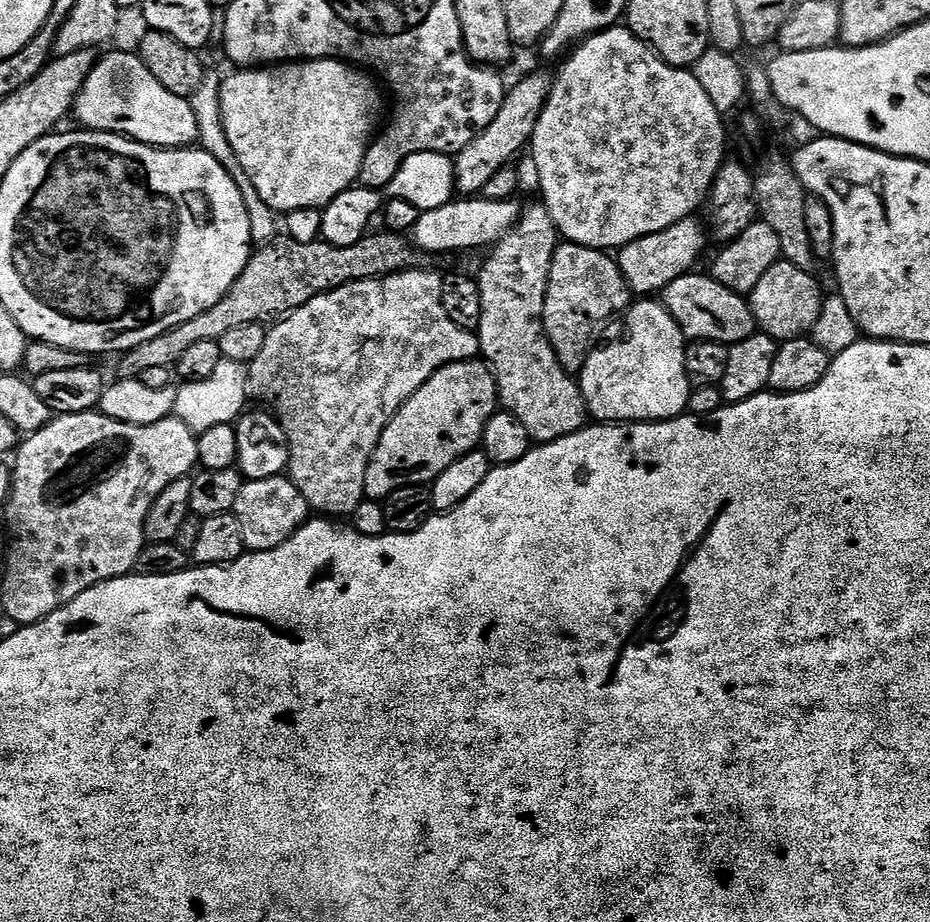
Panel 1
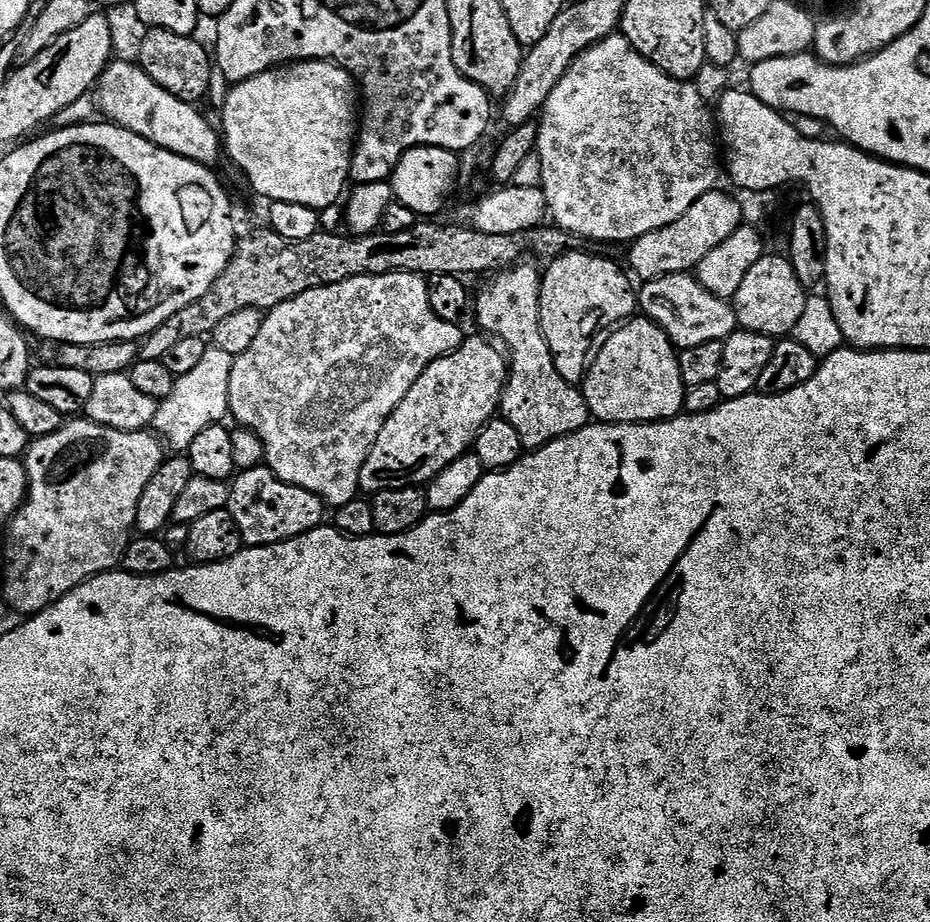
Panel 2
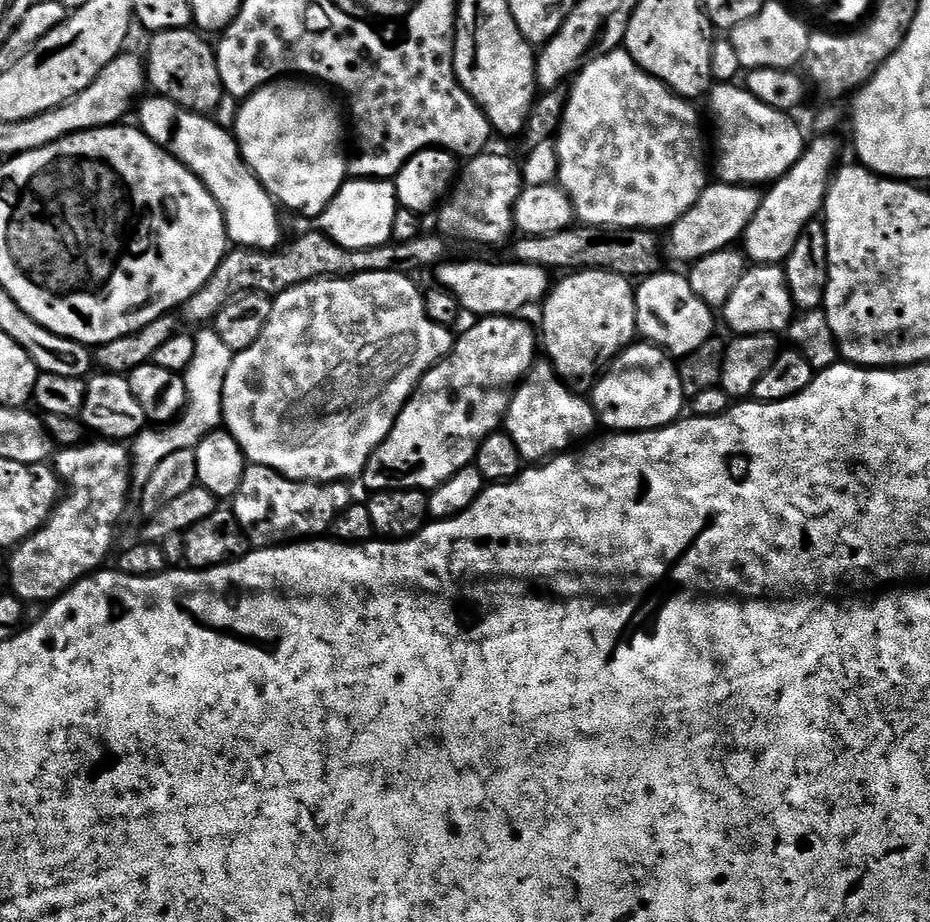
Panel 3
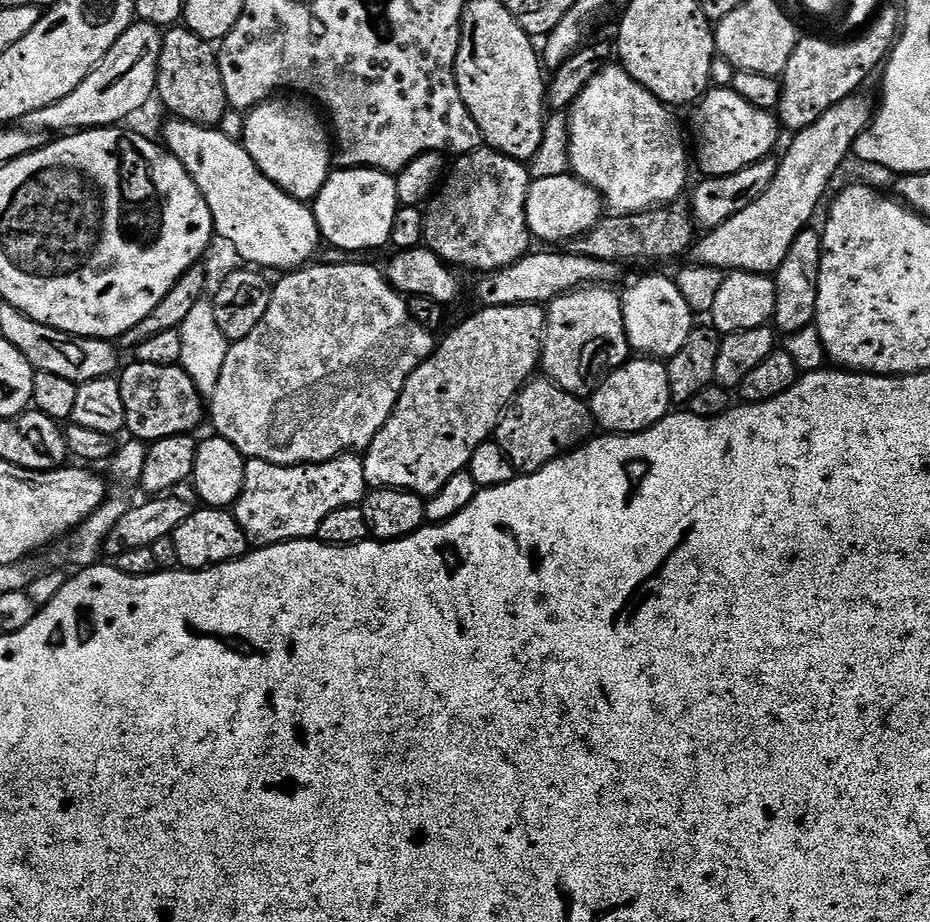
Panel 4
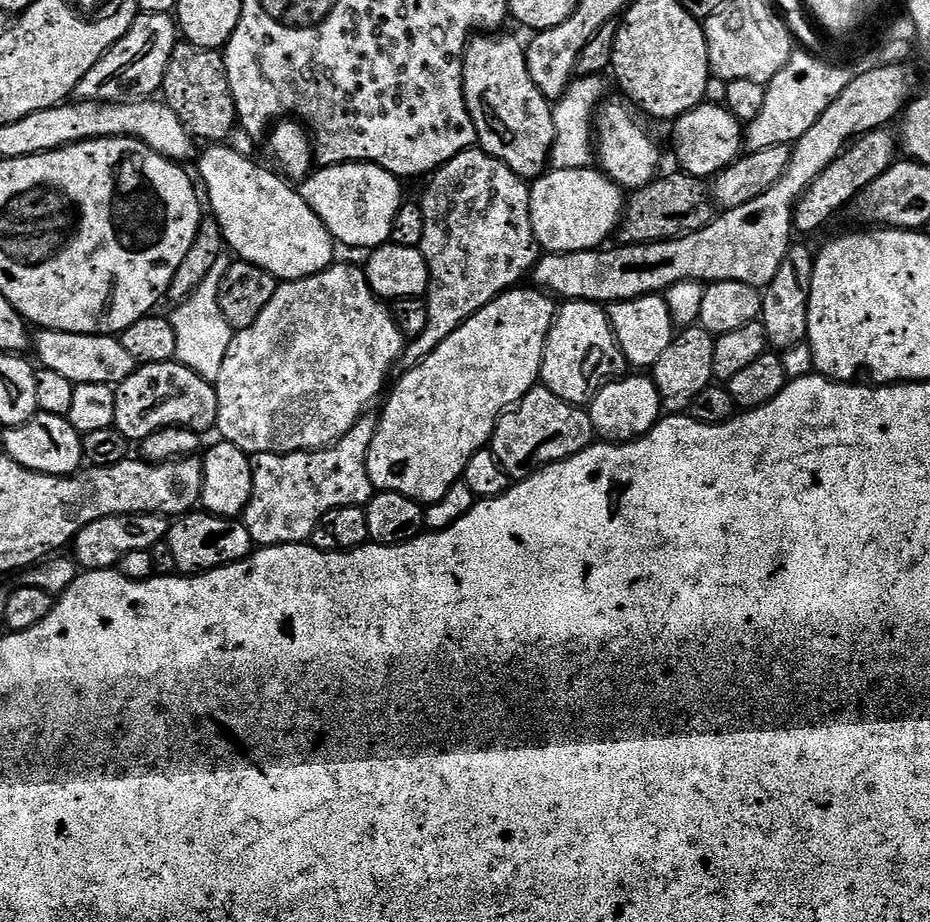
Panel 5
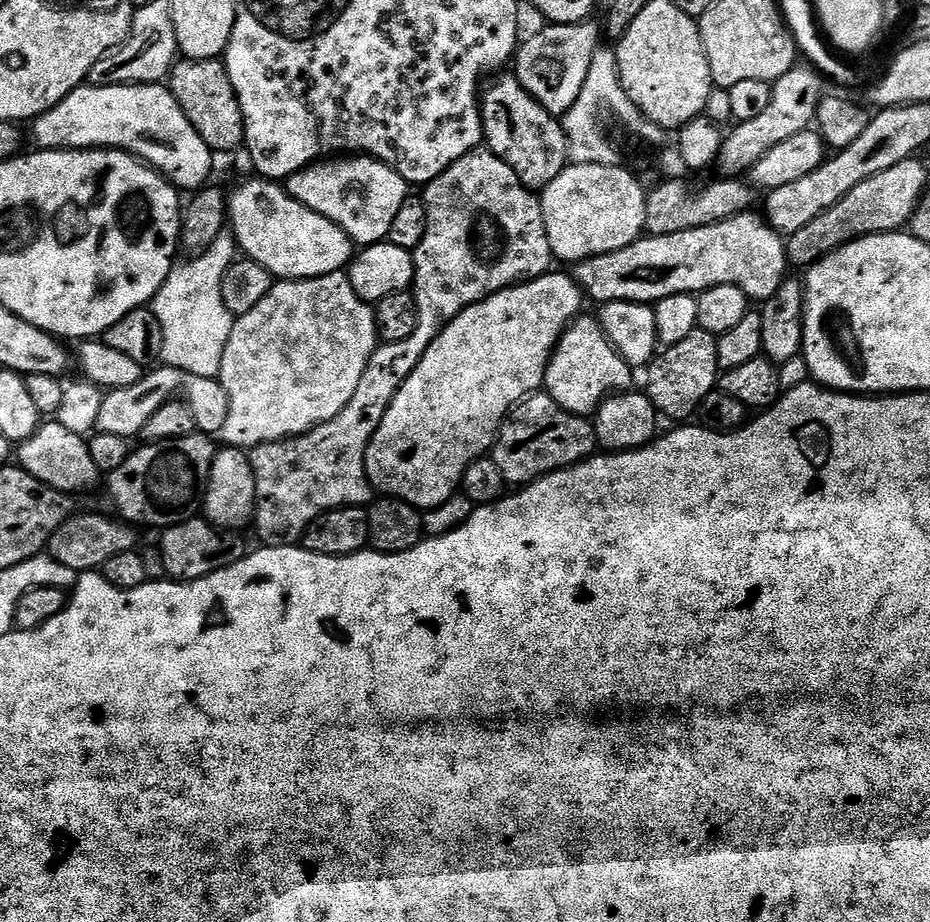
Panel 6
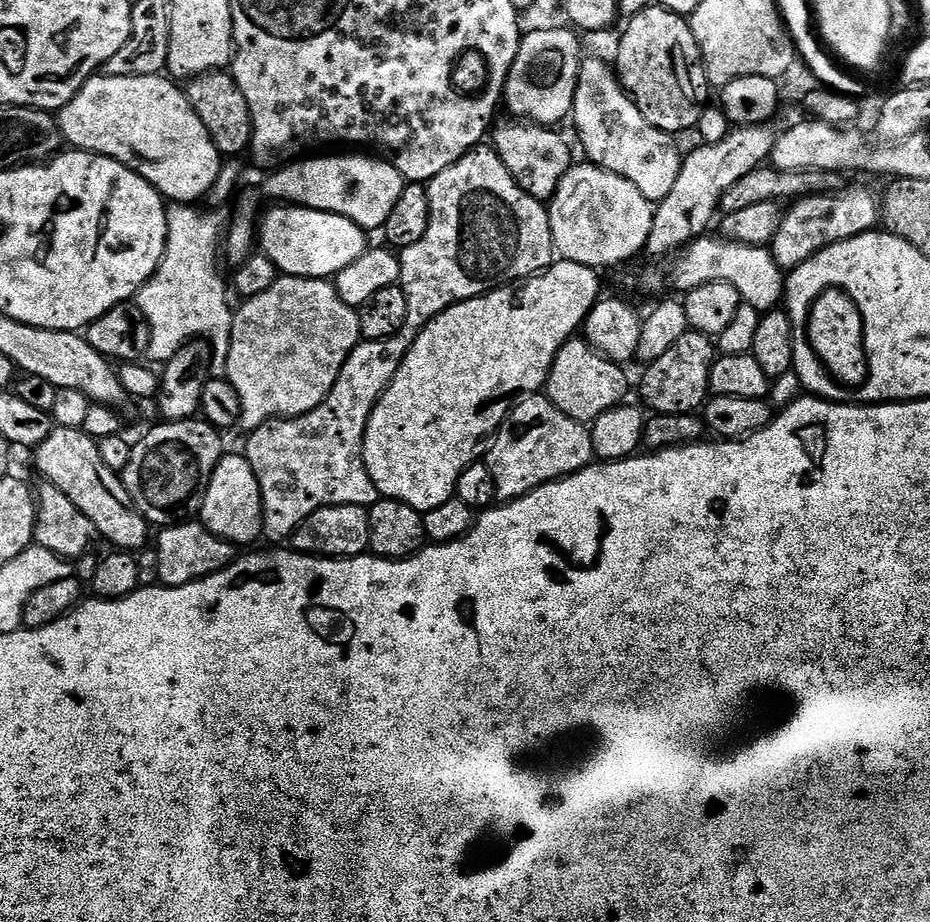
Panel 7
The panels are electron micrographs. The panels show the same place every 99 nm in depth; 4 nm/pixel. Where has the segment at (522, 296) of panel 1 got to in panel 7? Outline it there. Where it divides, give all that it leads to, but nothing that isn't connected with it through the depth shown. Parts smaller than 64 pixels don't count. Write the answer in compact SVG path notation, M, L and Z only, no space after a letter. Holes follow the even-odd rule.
M529 394L517 404L520 405L509 411L507 418L504 419L504 425L494 434L491 441L493 444L489 443L486 448L486 463L490 466L490 474L494 477L496 499L500 502L520 500L550 482L564 480L575 472L581 472L594 460L589 425L580 424L574 418L562 414L562 410L558 410L558 406L554 406L554 402L550 402L544 394Z

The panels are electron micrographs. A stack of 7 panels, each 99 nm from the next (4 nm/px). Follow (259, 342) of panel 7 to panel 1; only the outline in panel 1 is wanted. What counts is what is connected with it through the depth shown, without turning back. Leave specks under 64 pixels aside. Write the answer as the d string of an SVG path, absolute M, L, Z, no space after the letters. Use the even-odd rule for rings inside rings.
M405 270L403 272L395 272L393 276L382 276L375 280L359 280L358 282L354 282L353 284L347 284L346 286L342 286L341 288L336 288L332 292L323 292L321 296L315 296L314 298L310 298L310 302L306 302L300 308L293 308L291 312L287 313L283 318L277 319L275 323L271 325L267 329L264 345L262 346L262 350L257 356L252 359L252 363L247 365L246 371L248 373L248 390L253 401L261 400L262 403L265 404L263 407L267 409L269 413L274 417L277 424L279 424L280 429L284 431L284 436L288 440L288 451L290 453L290 479L293 484L295 484L297 490L301 492L306 498L306 502L308 503L309 509L318 511L320 514L327 514L332 518L340 518L336 516L344 516L347 517L356 507L360 504L360 501L365 499L364 495L364 467L368 464L368 457L372 455L372 451L376 448L376 441L379 440L380 435L382 434L382 430L386 425L388 425L388 421L391 420L393 414L397 410L400 409L407 401L410 399L423 384L426 383L429 378L434 375L439 368L445 368L448 364L456 364L459 360L470 360L473 359L480 352L480 344L477 340L477 337L473 335L469 329L459 328L457 324L454 322L450 322L450 318L446 314L446 310L442 306L442 298L440 297L440 282L442 279L441 273L436 272L420 272L421 270Z

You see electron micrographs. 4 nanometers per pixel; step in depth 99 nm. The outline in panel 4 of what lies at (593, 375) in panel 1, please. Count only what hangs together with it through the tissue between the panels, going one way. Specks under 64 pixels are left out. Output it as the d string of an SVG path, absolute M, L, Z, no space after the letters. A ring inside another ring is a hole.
M656 358L629 359L604 379L590 397L595 423L608 434L645 432L669 415L673 404L667 363Z

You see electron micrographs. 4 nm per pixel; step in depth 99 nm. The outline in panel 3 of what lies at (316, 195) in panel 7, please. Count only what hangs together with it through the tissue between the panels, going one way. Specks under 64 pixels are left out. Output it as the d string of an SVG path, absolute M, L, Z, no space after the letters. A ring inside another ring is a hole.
M349 178L344 181L338 194L334 194L330 206L326 206L318 218L318 224L324 235L338 242L338 246L350 250L366 250L392 240L397 207L396 185L391 179Z

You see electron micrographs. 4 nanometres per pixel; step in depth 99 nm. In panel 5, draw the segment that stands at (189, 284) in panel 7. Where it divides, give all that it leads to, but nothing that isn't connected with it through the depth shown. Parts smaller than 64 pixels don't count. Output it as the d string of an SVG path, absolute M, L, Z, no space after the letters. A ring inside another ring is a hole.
M221 258L214 262L214 270L206 274L206 278L190 298L175 305L170 319L174 326L174 338L176 339L176 360L184 364L190 370L194 370L202 378L216 381L218 370L222 370L222 358L226 358L226 350L230 350L234 330L230 322L222 314L222 306L218 306L218 294L220 283L226 274L229 261Z

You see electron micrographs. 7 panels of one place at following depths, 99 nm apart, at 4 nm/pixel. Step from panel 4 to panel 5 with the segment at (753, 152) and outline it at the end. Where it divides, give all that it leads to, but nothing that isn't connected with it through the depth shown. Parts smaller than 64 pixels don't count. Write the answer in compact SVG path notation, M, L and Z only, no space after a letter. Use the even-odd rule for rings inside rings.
M702 103L682 114L671 125L672 148L681 169L689 176L714 178L723 168L740 159L745 147L745 125L723 104Z

